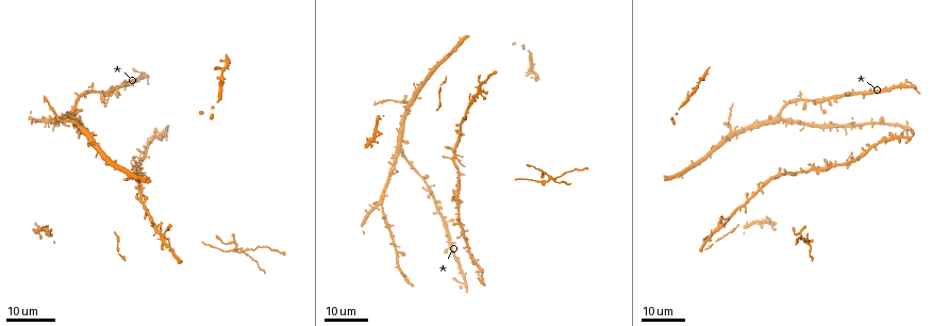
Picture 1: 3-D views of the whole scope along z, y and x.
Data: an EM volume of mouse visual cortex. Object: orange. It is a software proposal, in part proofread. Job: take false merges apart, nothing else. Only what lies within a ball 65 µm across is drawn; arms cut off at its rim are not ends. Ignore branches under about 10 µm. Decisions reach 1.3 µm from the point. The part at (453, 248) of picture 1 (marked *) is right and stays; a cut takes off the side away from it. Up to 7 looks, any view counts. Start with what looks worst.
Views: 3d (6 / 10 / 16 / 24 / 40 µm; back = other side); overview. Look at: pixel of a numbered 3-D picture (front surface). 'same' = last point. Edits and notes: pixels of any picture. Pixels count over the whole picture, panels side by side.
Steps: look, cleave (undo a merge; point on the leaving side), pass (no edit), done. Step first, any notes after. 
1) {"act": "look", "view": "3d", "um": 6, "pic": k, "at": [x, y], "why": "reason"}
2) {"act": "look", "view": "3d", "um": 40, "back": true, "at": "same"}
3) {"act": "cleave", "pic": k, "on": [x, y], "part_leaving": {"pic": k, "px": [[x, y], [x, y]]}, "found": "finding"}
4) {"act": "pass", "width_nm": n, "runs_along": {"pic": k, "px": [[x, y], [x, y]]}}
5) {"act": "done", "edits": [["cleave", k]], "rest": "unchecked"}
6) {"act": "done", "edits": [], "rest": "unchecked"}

{"act": "look", "view": "3d", "um": 16, "pic": 1, "at": [243, 253], "why": "four or more arms meet"}

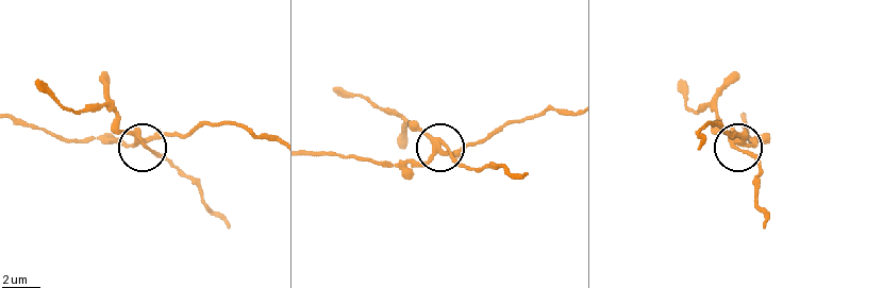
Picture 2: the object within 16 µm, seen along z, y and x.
{"act": "look", "view": "3d", "um": 6, "pic": 2, "at": [139, 144]}

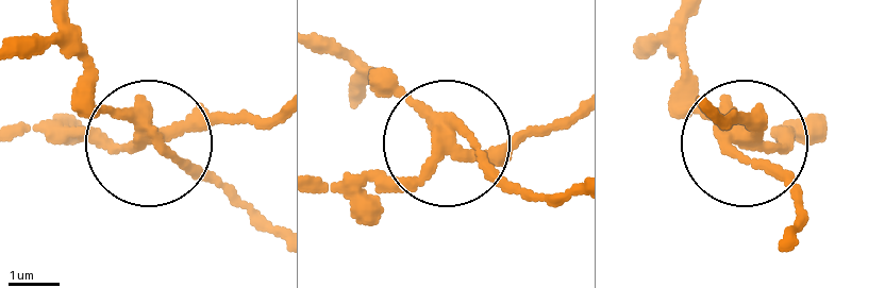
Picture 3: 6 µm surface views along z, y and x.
{"act": "cleave", "pic": 3, "on": [213, 121], "arms": 4, "found": "two cells meet here"}

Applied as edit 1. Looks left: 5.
{"act": "look", "view": "3d", "um": 24, "pic": 1, "at": [743, 207], "why": "three-way junction"}

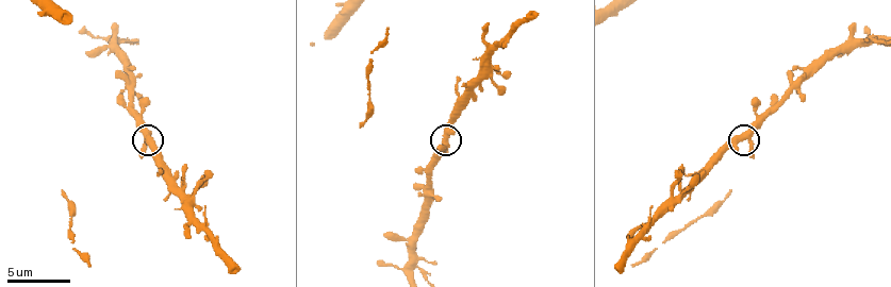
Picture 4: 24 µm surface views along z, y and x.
{"act": "look", "view": "3d", "um": 10, "pic": 4, "at": [447, 141], "why": "zoom in"}

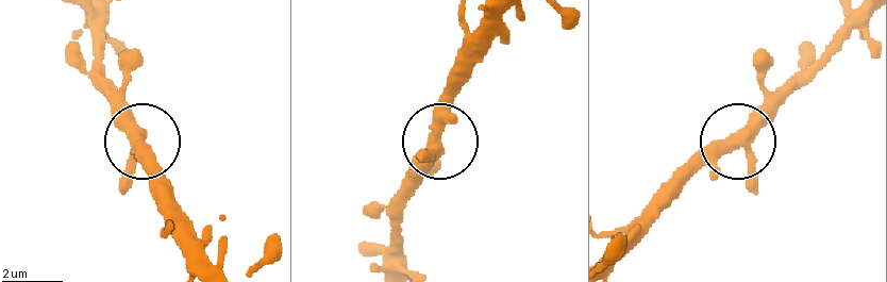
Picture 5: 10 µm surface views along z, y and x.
{"act": "pass", "arms": 3, "runs_along": {"pic": 5, "px": [[87, 13], [97, 89], [140, 143], [148, 186]]}, "found": "one cell here"}

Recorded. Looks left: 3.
{"act": "look", "view": "3d", "um": 16, "pic": 1, "at": [832, 127], "why": "looks like a crossing"}

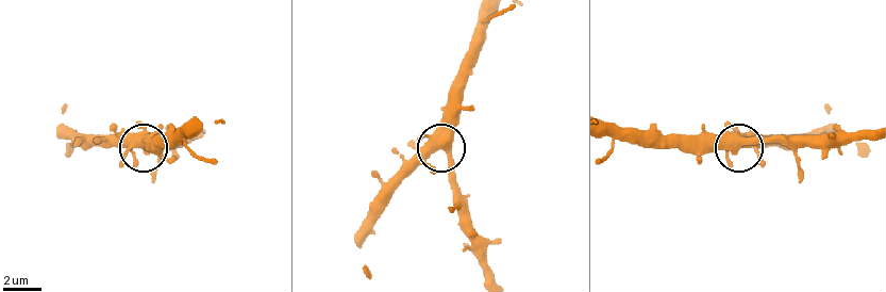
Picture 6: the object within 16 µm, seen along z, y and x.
{"act": "look", "view": "3d", "um": 10, "pic": 6, "at": [442, 148], "why": "zoom in"}

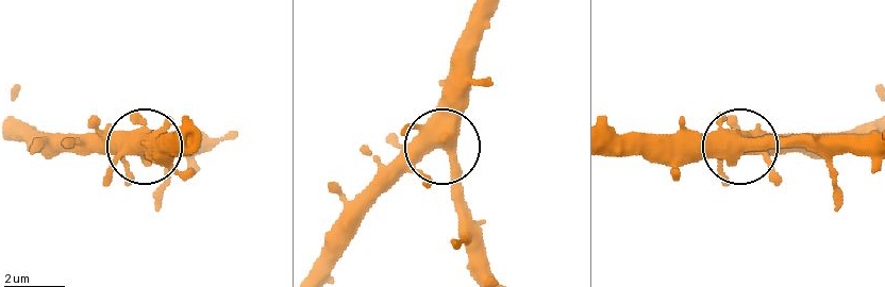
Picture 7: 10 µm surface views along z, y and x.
{"act": "pass", "runs_along": {"pic": 7, "px": [[488, 17], [457, 132], [422, 154], [364, 213]]}, "found": "continuous, no second cell"}

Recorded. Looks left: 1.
{"act": "done", "edits": [["cleave", 3]], "rest": "unchecked"}

